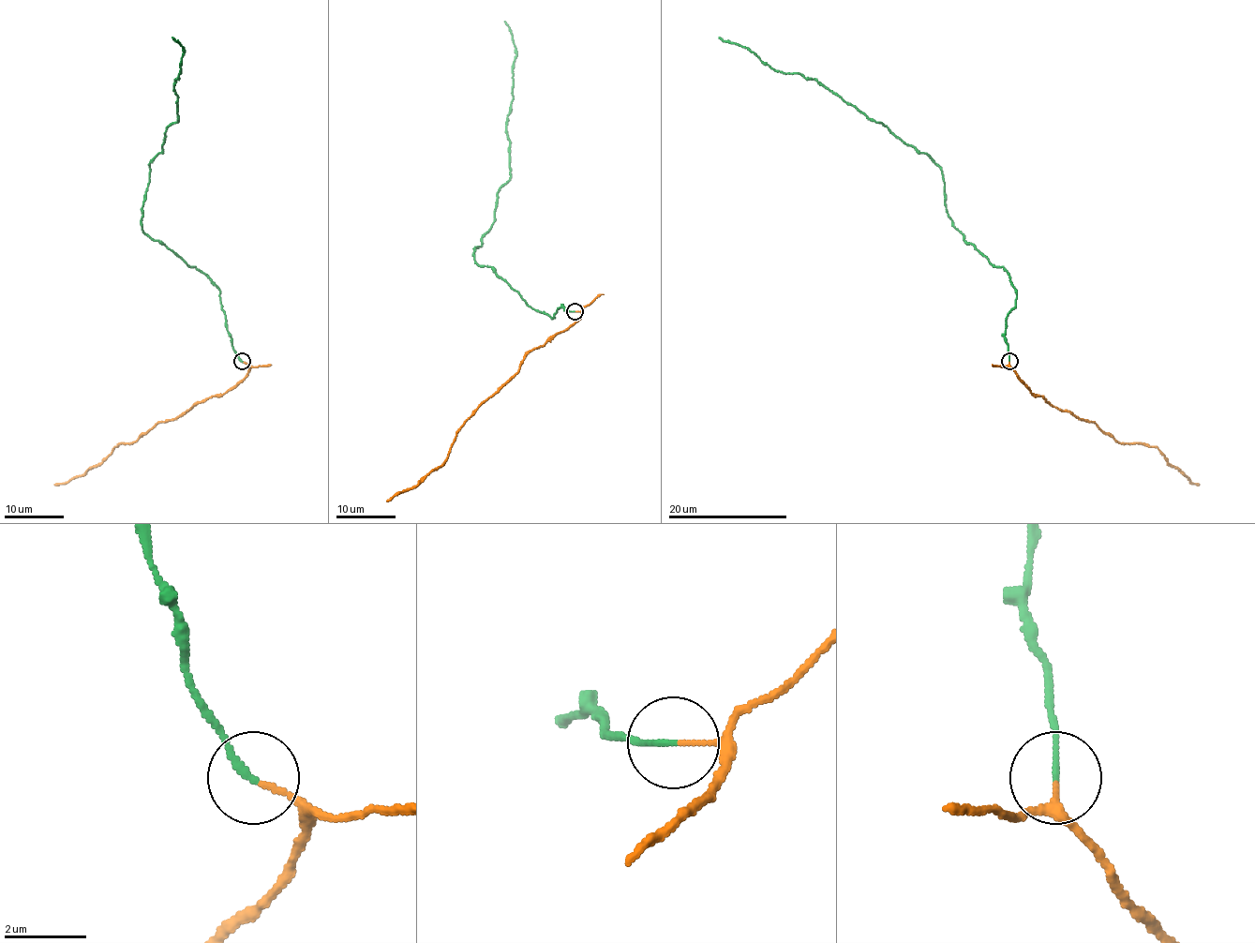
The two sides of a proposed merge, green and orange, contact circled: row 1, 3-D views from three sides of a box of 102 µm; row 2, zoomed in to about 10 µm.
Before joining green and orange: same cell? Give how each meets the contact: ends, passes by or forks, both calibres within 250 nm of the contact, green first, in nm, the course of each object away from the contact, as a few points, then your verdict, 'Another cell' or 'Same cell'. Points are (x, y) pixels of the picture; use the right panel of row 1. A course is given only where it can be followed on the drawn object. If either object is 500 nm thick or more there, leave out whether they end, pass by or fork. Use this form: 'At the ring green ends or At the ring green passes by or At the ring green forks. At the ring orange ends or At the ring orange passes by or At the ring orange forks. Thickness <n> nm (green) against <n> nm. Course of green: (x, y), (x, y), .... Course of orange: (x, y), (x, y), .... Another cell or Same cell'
At the ring green ends. At the ring orange ends. Thickness 150 nm (green) against 110 nm. Course of green: (1008, 362), (1006, 317), (1016, 289), (964, 241), (947, 211), (942, 170), (815, 81), (775, 71), (719, 37). Course of orange: (1008, 362), (1015, 373), (1033, 393), (1077, 418), (1095, 423), (1119, 441), (1155, 446), (1168, 463), (1199, 485). Another cell

